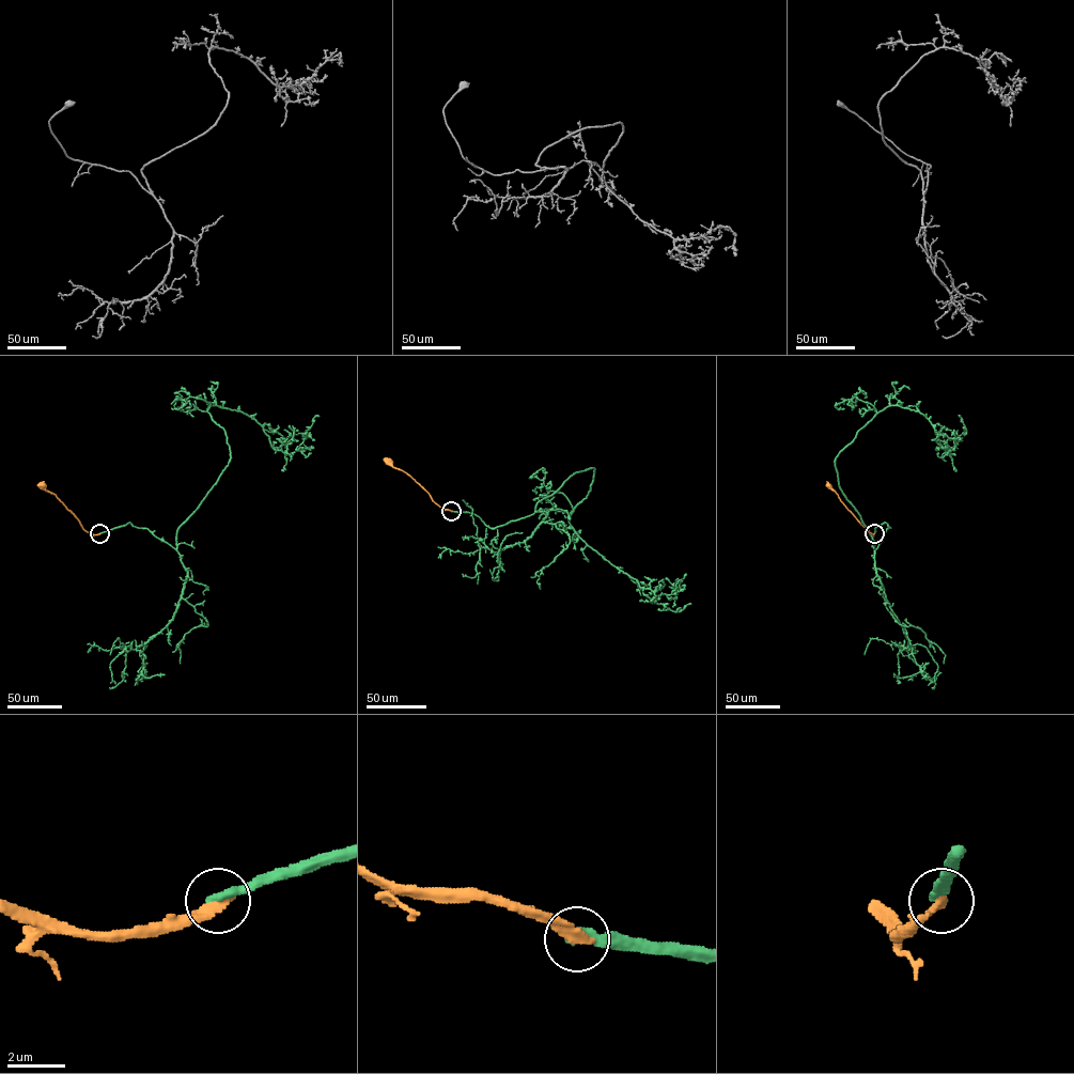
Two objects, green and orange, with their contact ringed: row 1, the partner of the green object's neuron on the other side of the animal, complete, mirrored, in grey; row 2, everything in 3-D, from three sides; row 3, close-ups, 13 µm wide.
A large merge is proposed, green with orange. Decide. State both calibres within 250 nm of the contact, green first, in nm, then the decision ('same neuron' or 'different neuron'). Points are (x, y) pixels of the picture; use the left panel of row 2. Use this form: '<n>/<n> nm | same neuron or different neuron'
400/360 nm | different neuron

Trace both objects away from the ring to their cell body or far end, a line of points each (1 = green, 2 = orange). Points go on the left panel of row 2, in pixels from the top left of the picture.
1: (99, 533), (129, 523), (176, 548), (230, 457), (209, 406), (250, 417), (285, 455), (314, 440)
2: (99, 533), (86, 531), (55, 495), (41, 485)

